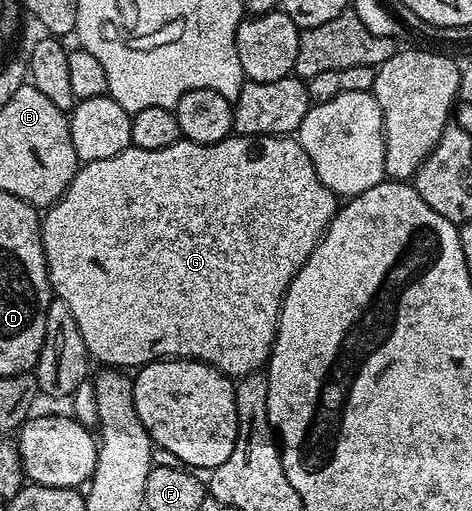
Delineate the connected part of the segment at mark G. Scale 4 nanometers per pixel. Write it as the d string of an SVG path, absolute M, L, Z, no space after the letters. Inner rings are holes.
M233 133L218 143L182 141L167 145L167 149L154 151L131 145L115 157L78 166L64 195L44 212L41 219L41 244L45 250L52 294L67 301L67 309L71 309L75 316L75 325L79 325L79 333L83 333L83 341L96 362L98 359L101 365L109 369L140 369L146 363L156 363L159 359L196 359L198 363L207 363L224 375L244 377L260 372L268 364L285 290L325 236L329 222L338 210L338 196L321 184L313 163L296 138Z

